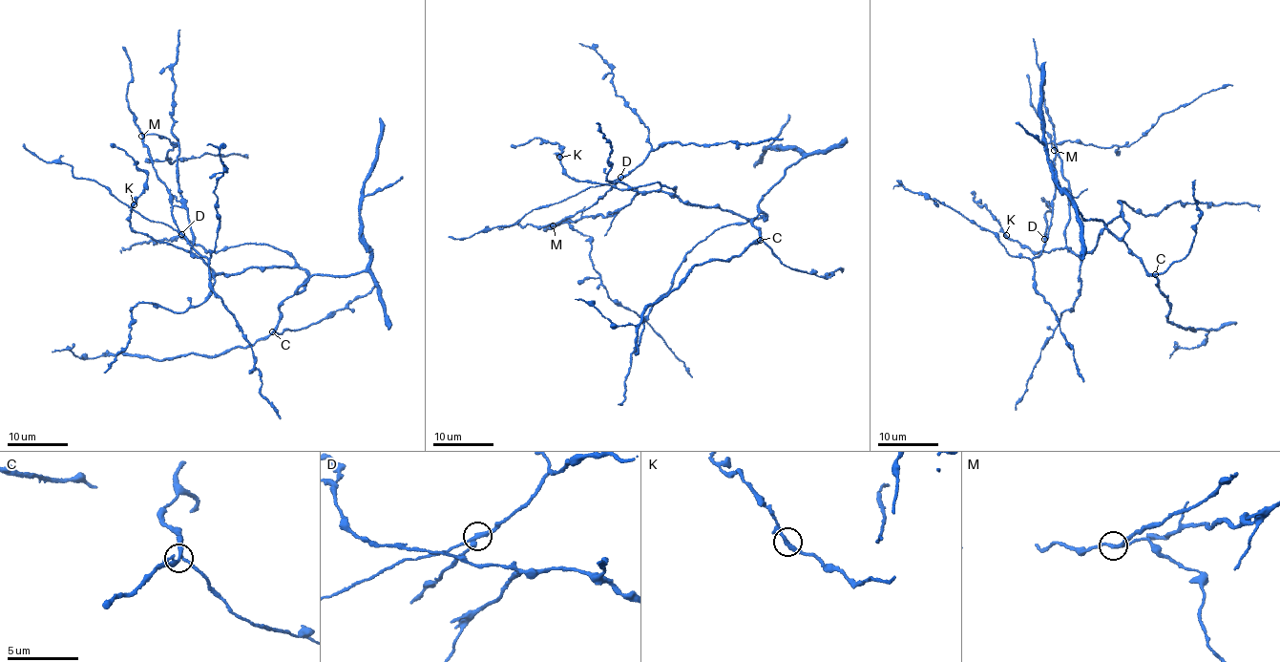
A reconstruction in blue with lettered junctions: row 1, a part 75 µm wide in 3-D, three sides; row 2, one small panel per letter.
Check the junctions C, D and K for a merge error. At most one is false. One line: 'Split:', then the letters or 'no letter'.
Split: D

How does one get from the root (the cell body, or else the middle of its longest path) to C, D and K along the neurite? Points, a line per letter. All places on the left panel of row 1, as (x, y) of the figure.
C: (193, 244), (194, 253), (223, 274), (250, 267), (305, 271), (304, 288), (283, 302), (272, 331)
D: (193, 244), (178, 177), (178, 142), (171, 135), (147, 135), (143, 145), (170, 195), (172, 221), (181, 233)
K: (193, 244), (188, 249), (182, 249), (134, 232), (129, 222), (134, 204)

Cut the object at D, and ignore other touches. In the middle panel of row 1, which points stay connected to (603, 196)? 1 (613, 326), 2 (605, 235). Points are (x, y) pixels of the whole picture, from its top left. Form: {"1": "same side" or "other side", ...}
{"1": "other side", "2": "other side"}

